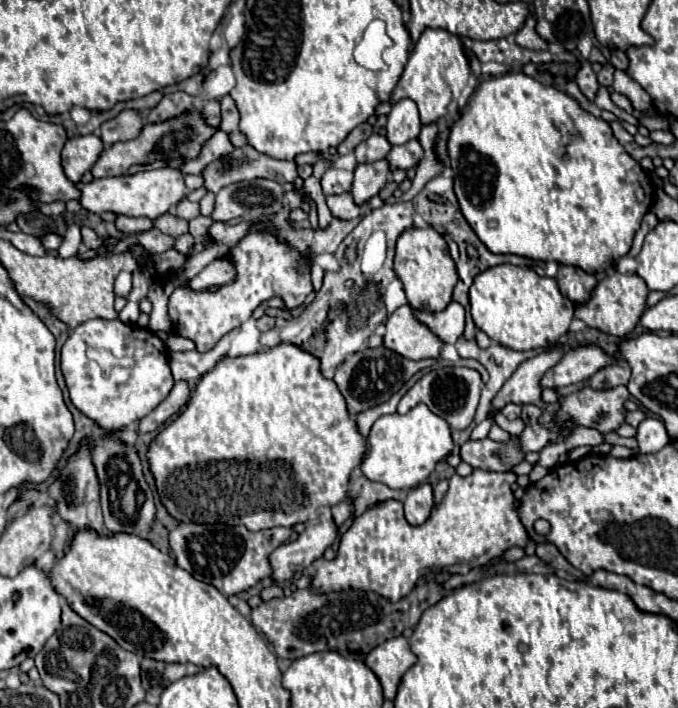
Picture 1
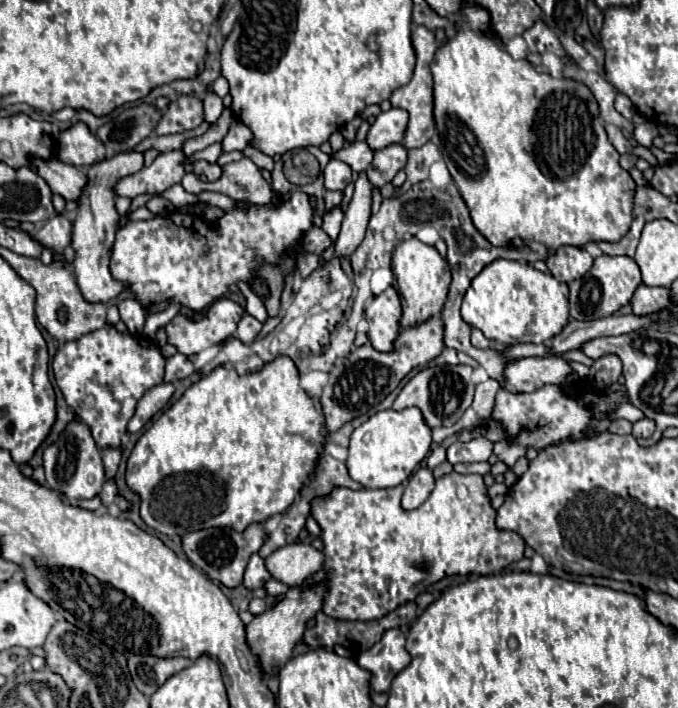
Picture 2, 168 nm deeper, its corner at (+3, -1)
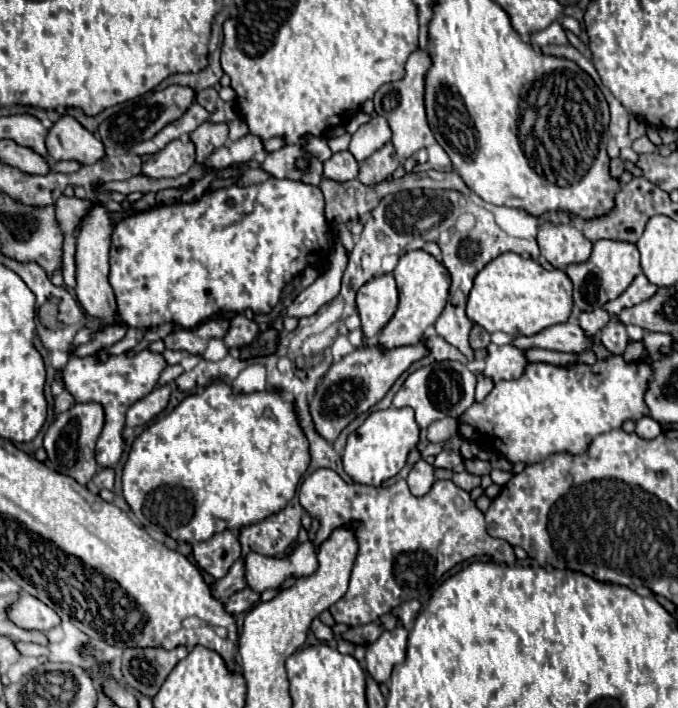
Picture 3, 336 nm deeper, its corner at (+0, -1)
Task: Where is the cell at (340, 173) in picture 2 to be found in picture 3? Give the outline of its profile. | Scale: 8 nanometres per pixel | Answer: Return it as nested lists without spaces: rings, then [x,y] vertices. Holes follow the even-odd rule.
[[[346,150],[346,152],[336,152],[324,162],[324,176],[330,180],[346,182],[356,178],[359,173],[359,163],[356,158]]]

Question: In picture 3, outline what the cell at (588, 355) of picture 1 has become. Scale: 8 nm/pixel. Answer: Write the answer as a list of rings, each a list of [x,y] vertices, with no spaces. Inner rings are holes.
[[[488,344],[488,354],[484,358],[486,368],[484,368],[484,376],[492,378],[494,382],[500,380],[516,380],[522,376],[524,368],[526,368],[526,358],[524,358],[524,350],[518,350],[514,346],[496,346],[496,344]]]

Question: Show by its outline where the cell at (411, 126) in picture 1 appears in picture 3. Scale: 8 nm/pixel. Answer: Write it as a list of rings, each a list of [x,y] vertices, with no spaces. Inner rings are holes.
[[[374,116],[370,122],[362,124],[350,140],[350,152],[354,154],[354,158],[358,162],[366,160],[370,154],[374,154],[374,150],[382,148],[386,142],[390,142],[392,138],[392,130],[386,122],[386,118],[382,116]]]

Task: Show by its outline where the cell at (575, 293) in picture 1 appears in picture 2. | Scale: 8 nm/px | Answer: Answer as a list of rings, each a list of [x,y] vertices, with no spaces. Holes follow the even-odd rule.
[[[561,246],[553,256],[547,258],[547,268],[549,272],[559,280],[559,282],[573,282],[575,278],[583,278],[587,270],[591,270],[593,258],[587,254],[583,248],[573,248],[573,246]]]

